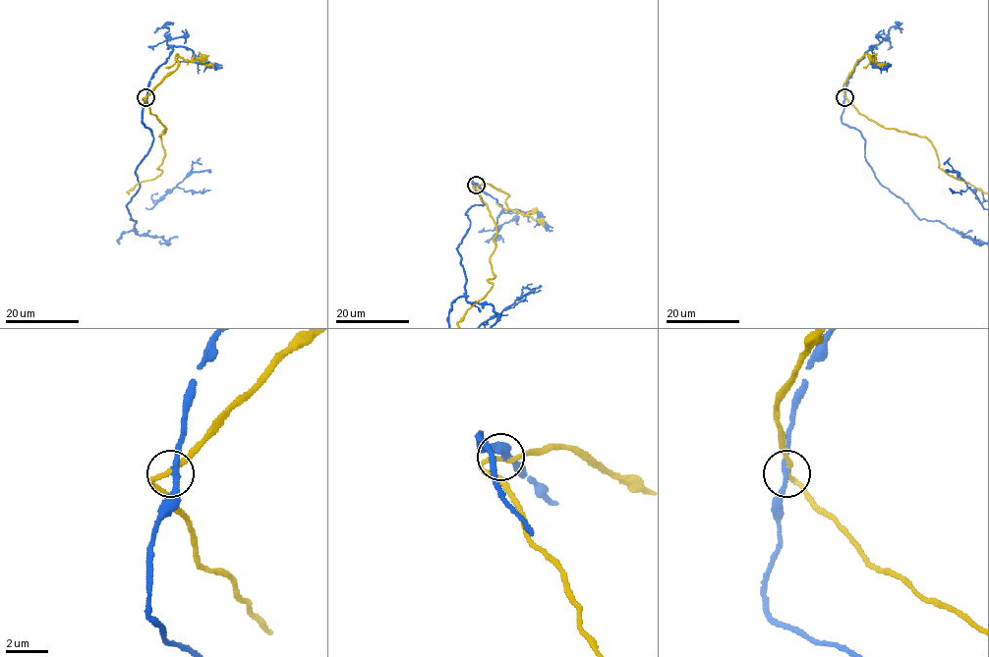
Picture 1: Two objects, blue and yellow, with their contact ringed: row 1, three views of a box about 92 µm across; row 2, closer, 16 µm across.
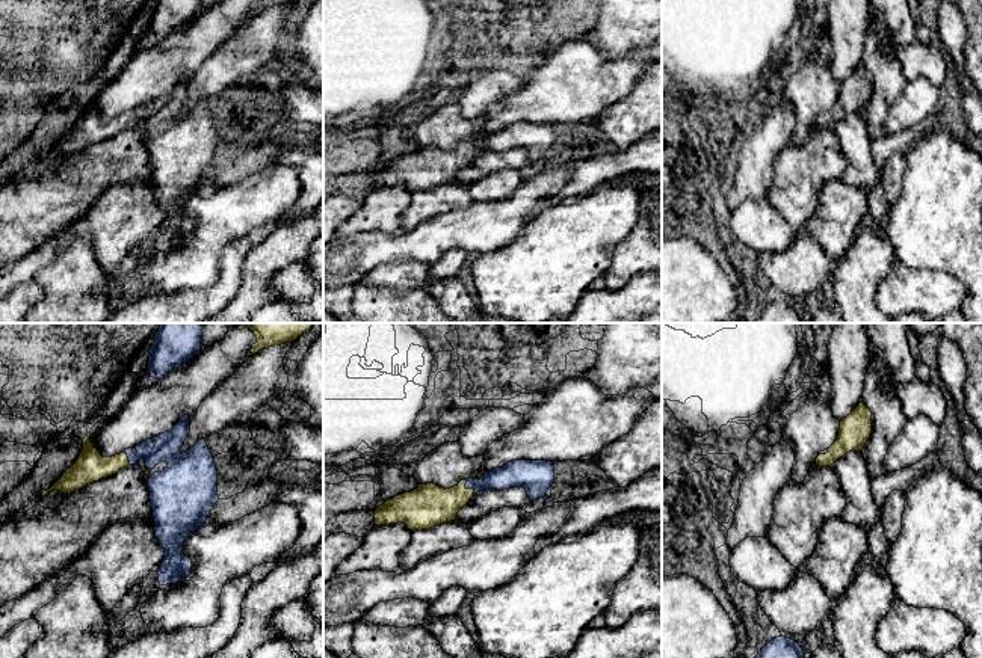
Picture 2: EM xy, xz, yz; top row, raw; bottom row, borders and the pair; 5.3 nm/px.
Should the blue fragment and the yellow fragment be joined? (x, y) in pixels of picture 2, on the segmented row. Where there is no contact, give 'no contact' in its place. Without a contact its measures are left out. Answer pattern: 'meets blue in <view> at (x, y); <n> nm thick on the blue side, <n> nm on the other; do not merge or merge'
meets blue in xz at (467, 488); 130 nm thick on the blue side, 220 nm on the other; do not merge

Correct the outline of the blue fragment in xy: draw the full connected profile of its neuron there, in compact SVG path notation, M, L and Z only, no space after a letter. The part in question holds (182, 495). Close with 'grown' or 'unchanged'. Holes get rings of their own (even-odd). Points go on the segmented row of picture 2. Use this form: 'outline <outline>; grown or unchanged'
outline M183 415L171 432L127 448L130 465L144 459L147 469L160 462L168 466L148 478L154 531L165 549L159 569L160 586L177 584L187 578L192 560L183 554L186 537L201 528L218 497L218 469L205 439L180 453L190 432L189 415Z; unchanged

